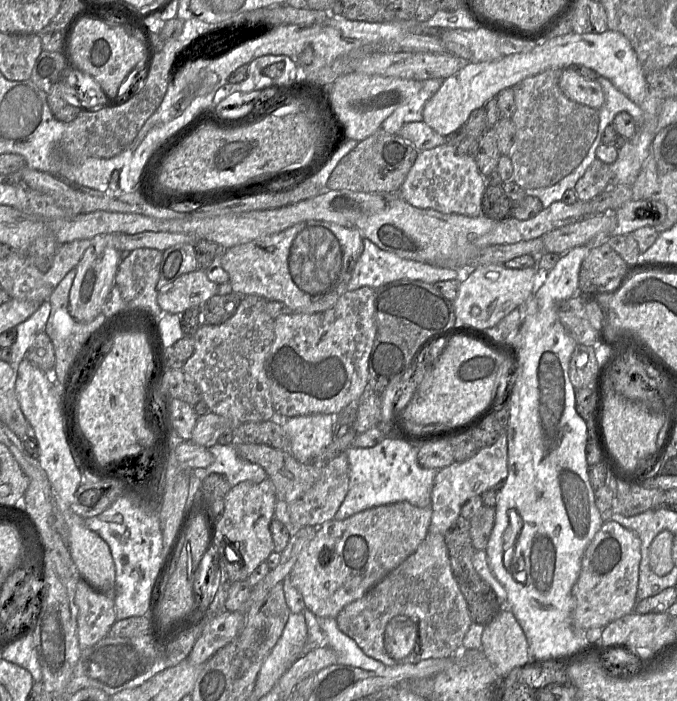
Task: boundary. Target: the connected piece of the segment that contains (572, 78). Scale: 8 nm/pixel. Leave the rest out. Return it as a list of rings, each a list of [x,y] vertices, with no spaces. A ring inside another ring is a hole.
[[[570,67],[563,68],[560,82],[561,90],[571,100],[598,110],[605,103],[605,94],[596,80],[588,80]]]

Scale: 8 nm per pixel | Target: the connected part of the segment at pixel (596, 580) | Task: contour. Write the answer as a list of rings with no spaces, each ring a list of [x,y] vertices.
[[[612,520],[604,522],[582,557],[580,576],[572,593],[575,599],[573,624],[579,630],[603,629],[634,611],[637,604],[640,538]]]

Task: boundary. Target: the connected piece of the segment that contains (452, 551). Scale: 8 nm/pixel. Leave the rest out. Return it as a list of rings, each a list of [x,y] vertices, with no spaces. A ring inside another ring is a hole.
[[[460,516],[456,523],[443,536],[448,548],[452,572],[466,599],[472,620],[473,622],[486,626],[504,609],[508,609],[507,600],[505,603],[502,603],[492,587],[478,575],[473,567],[472,559],[476,549],[470,537],[469,522]]]

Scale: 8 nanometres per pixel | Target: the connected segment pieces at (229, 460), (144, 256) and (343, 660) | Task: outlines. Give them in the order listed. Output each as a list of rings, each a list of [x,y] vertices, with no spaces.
[[[217,443],[208,449],[213,455],[213,463],[207,468],[192,471],[192,475],[201,480],[212,473],[217,473],[222,475],[232,488],[241,482],[258,484],[267,478],[266,471],[260,465],[245,461],[237,454],[233,443]]]
[[[138,248],[123,253],[115,275],[115,285],[125,302],[130,302],[142,291],[148,273],[161,262],[162,253],[154,248]]]
[[[325,617],[320,620],[326,642],[331,647],[339,664],[350,665],[367,671],[384,670],[387,666],[367,655],[348,635],[340,630],[336,618]]]

